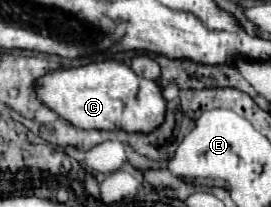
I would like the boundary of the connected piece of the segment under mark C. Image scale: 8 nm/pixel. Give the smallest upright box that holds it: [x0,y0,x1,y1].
[37,60,167,134]

